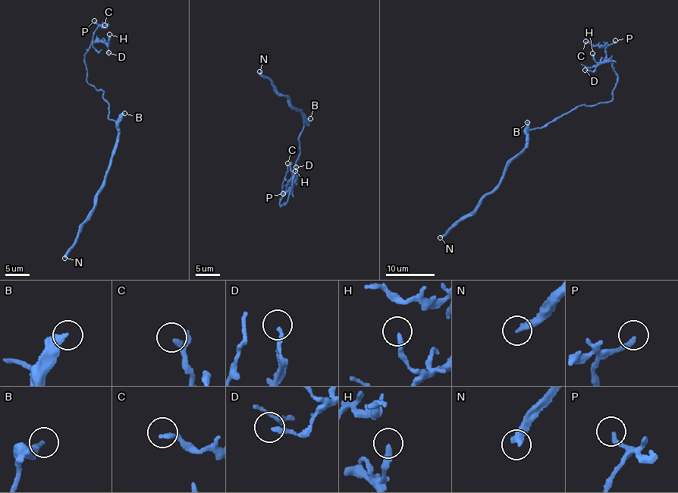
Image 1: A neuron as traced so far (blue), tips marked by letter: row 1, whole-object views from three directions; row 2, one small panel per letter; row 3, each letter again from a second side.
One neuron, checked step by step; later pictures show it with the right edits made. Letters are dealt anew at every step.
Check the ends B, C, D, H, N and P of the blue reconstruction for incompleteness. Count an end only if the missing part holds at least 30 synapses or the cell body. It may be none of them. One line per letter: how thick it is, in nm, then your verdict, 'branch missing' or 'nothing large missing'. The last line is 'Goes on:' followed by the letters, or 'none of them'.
B: calibre 260 nm; branch missing
C: calibre 170 nm; nothing large missing
D: calibre 180 nm; nothing large missing
H: calibre 180 nm; nothing large missing
N: calibre 300 nm; branch missing
P: calibre 220 nm; nothing large missing
Goes on: B, N

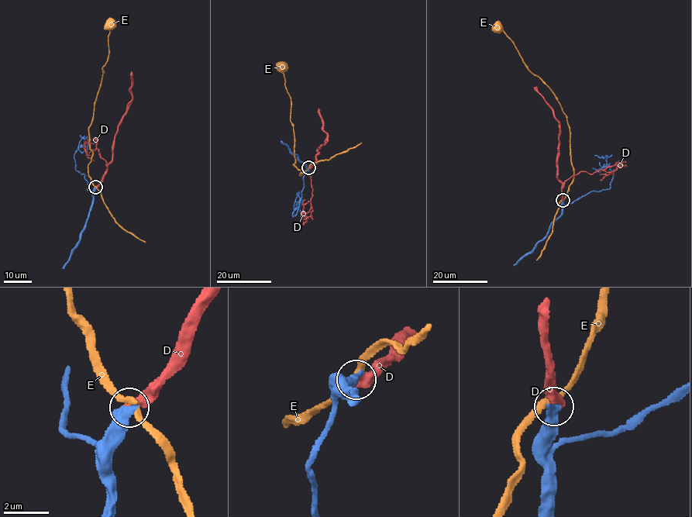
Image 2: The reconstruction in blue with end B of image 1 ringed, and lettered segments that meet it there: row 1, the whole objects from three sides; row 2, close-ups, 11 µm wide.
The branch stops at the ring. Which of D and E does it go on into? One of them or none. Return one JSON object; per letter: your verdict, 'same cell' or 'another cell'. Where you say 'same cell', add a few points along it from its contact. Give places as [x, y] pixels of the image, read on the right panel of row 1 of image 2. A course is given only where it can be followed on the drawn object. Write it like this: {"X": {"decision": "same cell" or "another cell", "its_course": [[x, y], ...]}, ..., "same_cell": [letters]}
{"D": {"decision": "same cell", "its_course": [[562, 200], [562, 184], [557, 174], [559, 122], [552, 107], [533, 87]]}, "E": {"decision": "another cell"}, "same_cell": ["D"]}

